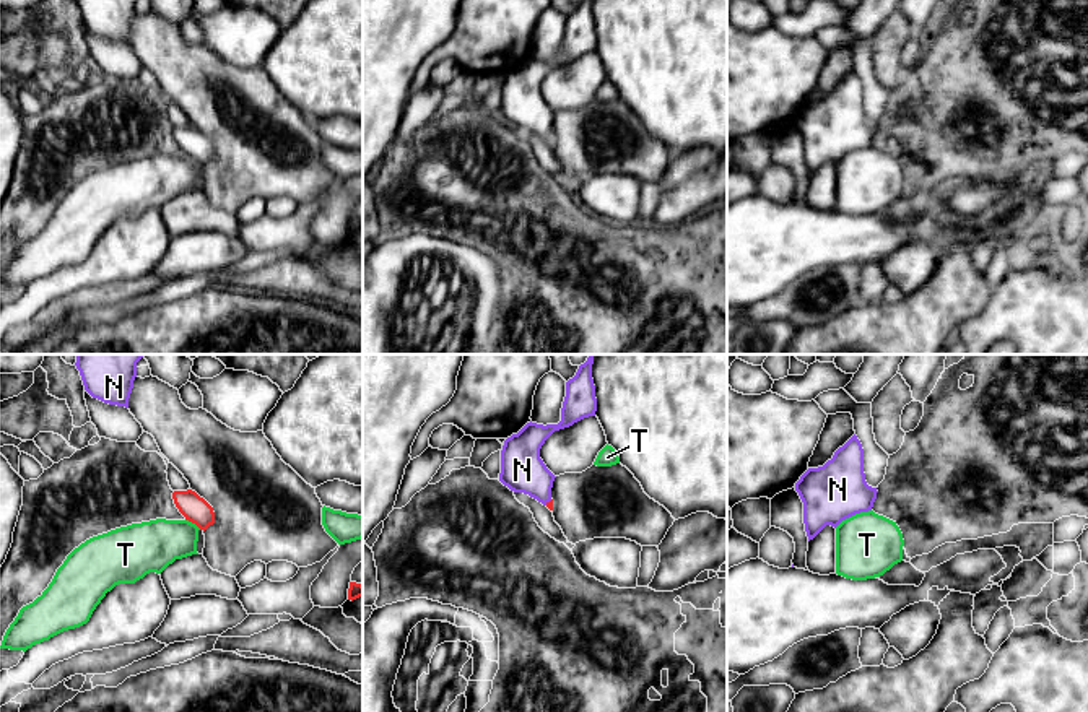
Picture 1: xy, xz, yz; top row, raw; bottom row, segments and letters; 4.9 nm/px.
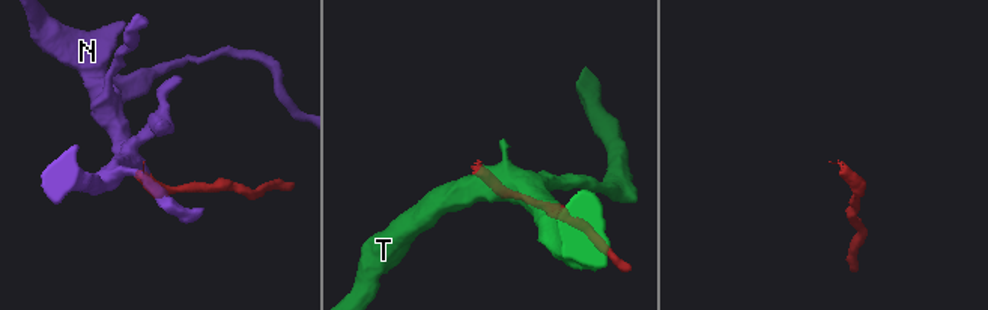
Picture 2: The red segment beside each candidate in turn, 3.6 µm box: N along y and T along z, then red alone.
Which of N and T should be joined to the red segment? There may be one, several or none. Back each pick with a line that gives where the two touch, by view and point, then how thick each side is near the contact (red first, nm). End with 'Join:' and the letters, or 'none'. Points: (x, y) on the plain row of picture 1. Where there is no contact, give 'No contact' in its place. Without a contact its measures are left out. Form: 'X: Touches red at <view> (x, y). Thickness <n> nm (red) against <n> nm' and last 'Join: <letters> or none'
N: Touches red at xz (550, 137). Thickness 30 nm (red) against 220 nm
Join: N

